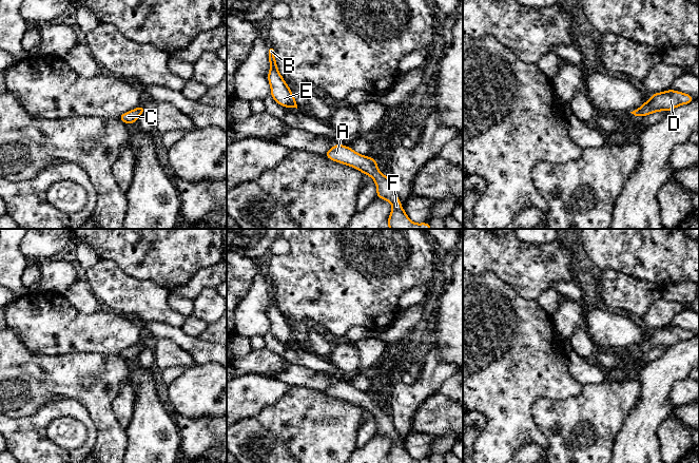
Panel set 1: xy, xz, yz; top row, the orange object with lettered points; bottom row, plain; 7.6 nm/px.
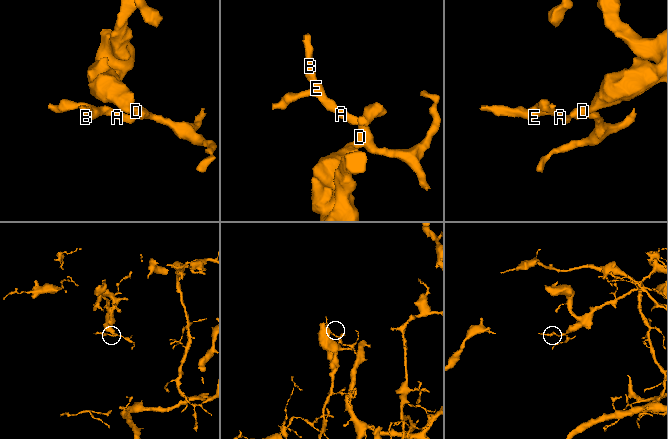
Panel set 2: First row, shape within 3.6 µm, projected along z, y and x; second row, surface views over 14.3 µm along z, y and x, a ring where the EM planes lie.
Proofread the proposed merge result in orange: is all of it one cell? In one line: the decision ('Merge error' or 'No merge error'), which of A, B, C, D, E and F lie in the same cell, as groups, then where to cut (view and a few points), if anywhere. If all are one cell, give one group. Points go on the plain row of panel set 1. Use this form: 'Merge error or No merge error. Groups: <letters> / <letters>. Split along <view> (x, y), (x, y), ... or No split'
No merge error. Groups: A B C D E F. No split

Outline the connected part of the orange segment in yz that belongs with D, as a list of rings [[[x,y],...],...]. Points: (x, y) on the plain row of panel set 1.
[[[674,326],[656,329],[651,331],[651,335],[645,337],[641,344],[630,348],[635,352],[647,352],[654,348],[668,348],[681,341],[690,341],[694,333],[690,330],[681,329]]]

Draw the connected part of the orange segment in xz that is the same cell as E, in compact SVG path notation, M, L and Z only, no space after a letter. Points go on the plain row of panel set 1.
M269 286L270 307L268 309L268 317L271 322L271 333L280 342L285 344L296 344L297 341L292 327L285 319L284 314L278 308L274 286Z

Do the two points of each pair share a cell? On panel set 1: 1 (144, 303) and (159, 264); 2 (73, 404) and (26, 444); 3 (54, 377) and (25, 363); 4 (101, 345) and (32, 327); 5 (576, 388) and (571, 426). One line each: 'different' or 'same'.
1: different
2: same
3: same
4: same
5: different

